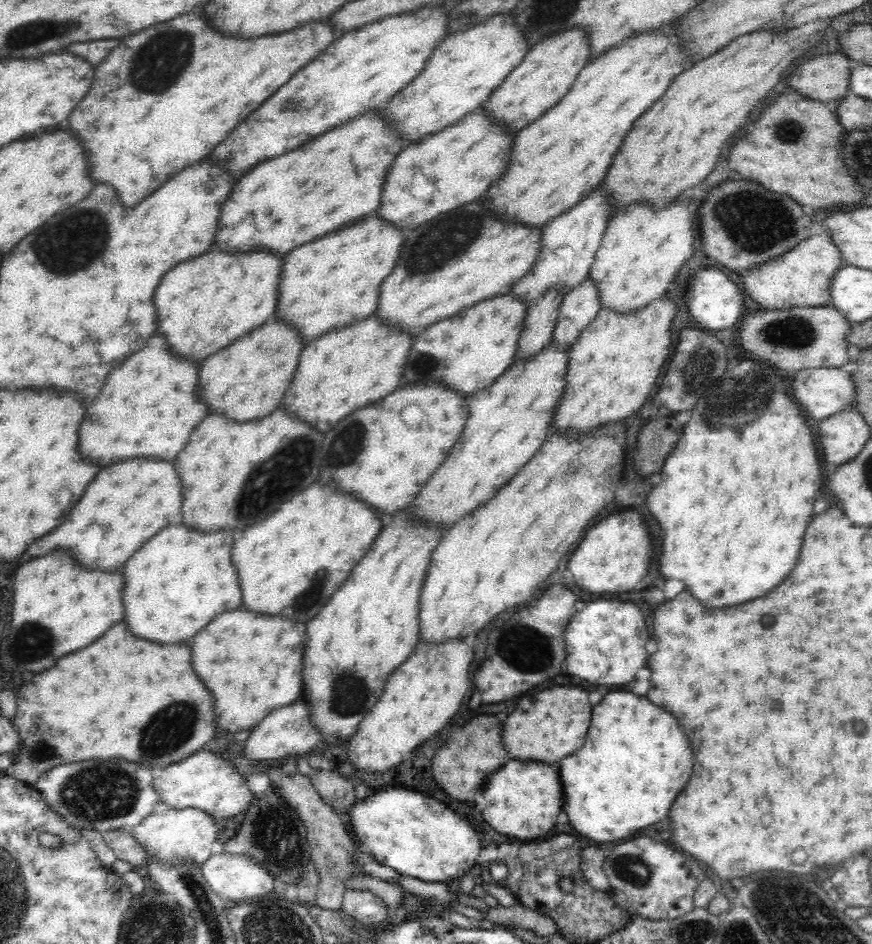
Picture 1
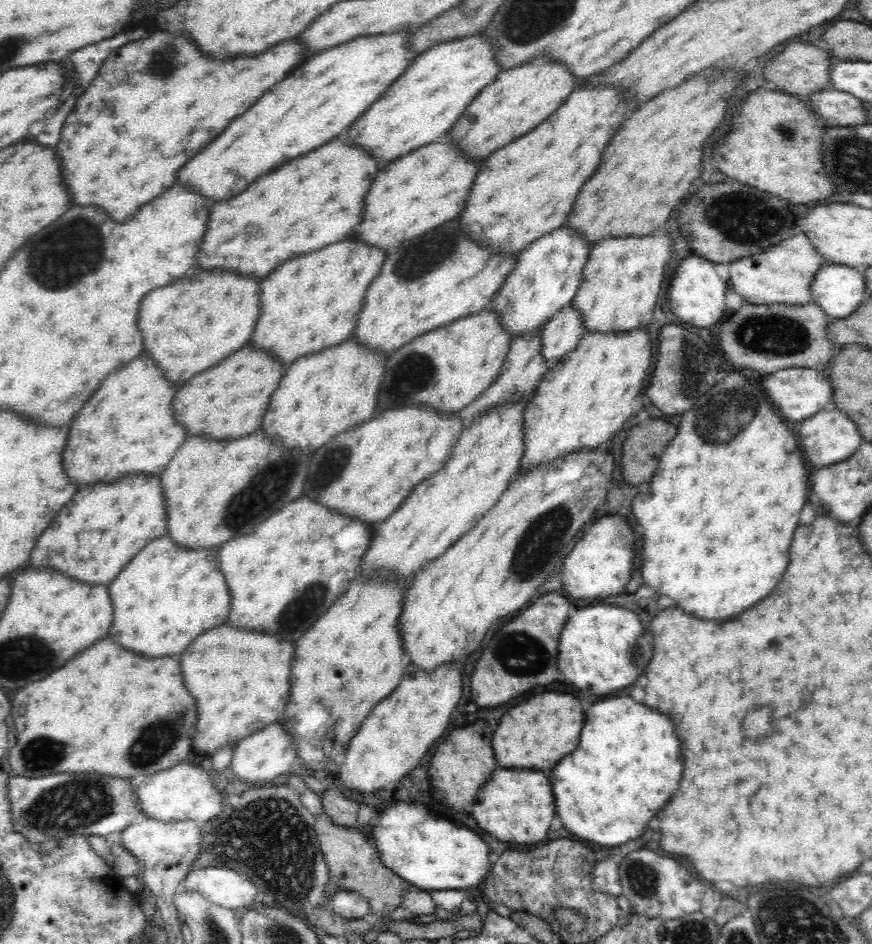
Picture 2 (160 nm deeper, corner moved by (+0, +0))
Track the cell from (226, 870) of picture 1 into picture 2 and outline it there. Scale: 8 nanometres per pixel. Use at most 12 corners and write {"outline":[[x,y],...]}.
{"outline":[[230,868],[193,870],[181,892],[235,912],[256,896]]}

